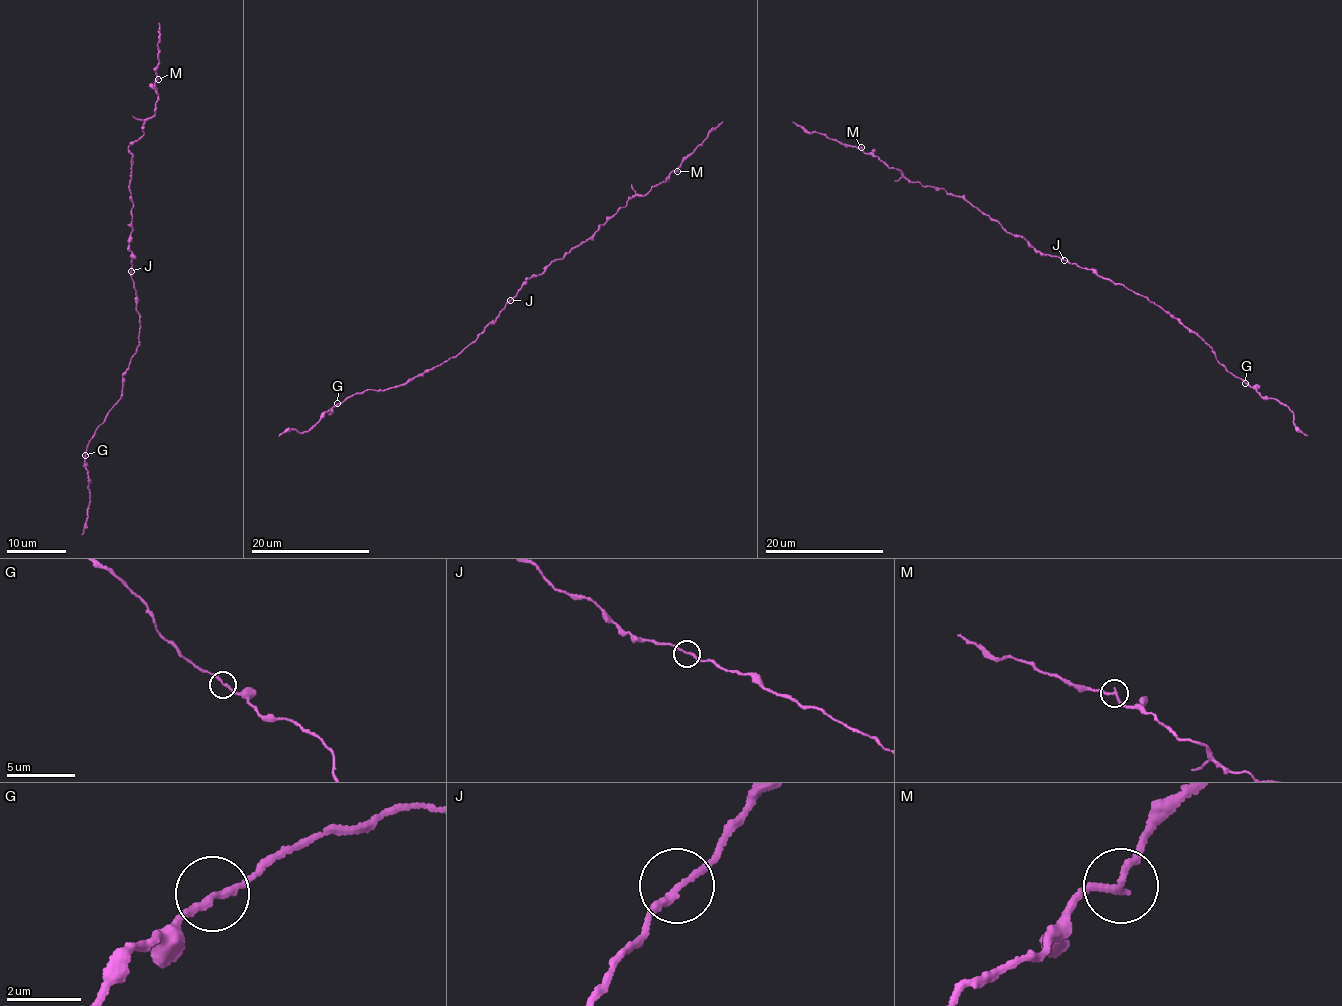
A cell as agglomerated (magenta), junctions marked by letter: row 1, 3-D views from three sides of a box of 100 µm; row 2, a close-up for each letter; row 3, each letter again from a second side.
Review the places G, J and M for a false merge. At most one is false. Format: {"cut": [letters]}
{"cut": []}

